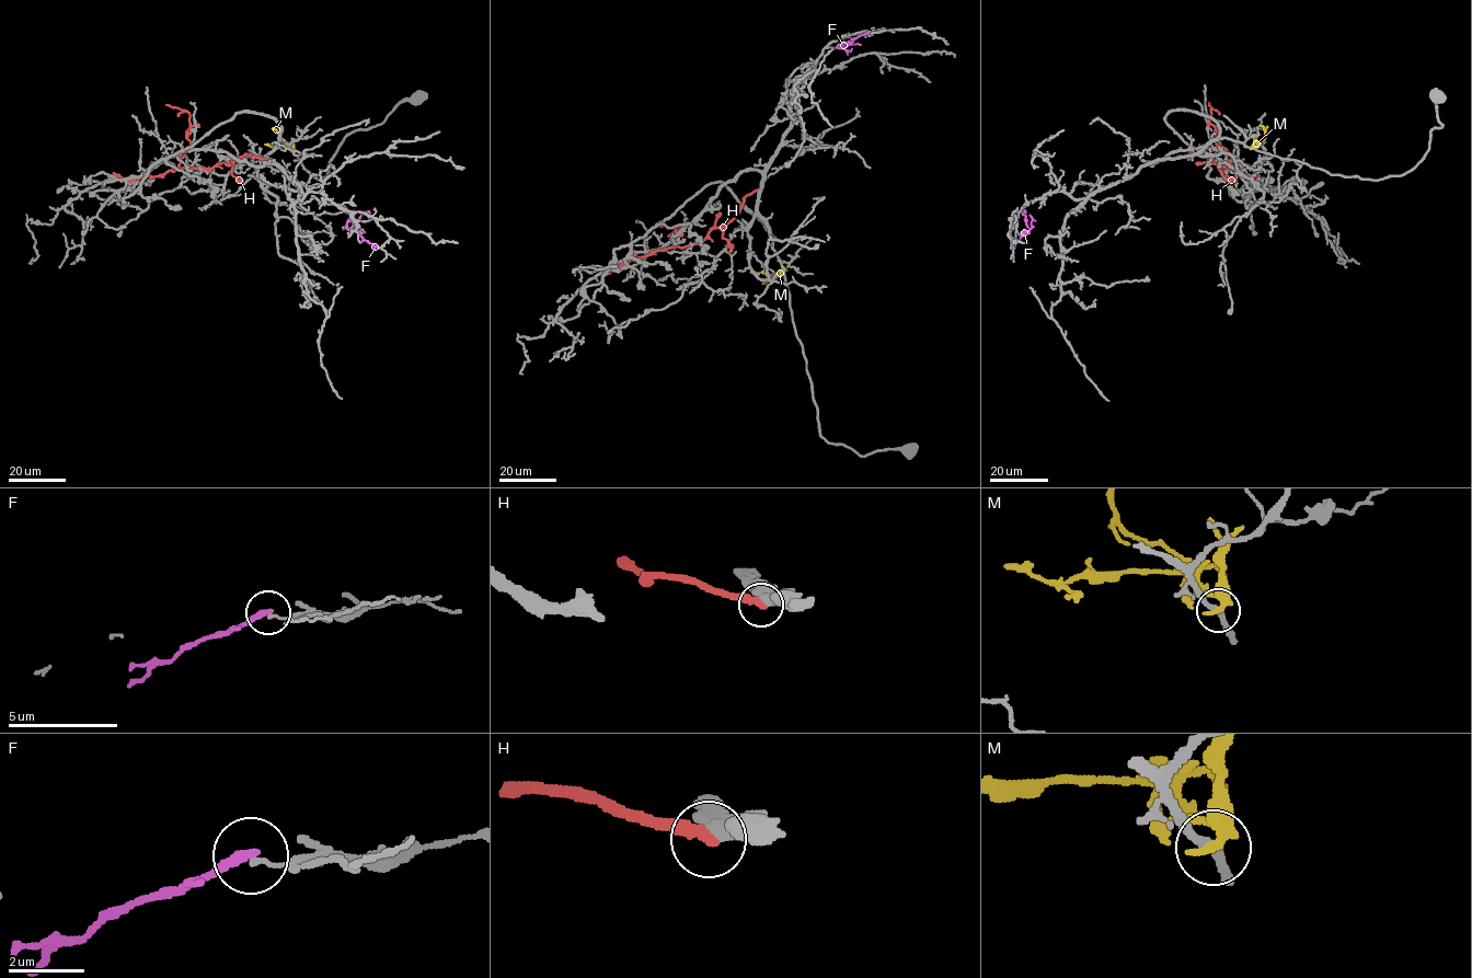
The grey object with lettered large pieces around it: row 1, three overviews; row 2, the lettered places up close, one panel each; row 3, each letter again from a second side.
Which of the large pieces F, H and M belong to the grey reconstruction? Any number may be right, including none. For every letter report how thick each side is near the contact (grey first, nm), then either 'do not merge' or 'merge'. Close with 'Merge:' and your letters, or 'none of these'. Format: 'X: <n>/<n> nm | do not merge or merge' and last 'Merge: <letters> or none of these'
F: 80/280 nm | do not merge
H: 500/320 nm | do not merge
M: 200/340 nm | do not merge
Merge: none of these

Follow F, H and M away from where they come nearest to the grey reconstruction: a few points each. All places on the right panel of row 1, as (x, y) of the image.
F: (1012, 248), (1030, 231), (1025, 213)
H: (1172, 160), (1198, 153), (1225, 168), (1230, 167), (1229, 153), (1216, 142), (1216, 128), (1209, 123), (1209, 102)
M: (1251, 149), (1265, 137), (1258, 125)

